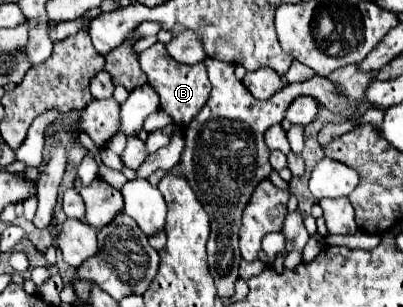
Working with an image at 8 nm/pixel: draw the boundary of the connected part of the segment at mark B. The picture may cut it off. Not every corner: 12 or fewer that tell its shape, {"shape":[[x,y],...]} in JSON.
{"shape":[[163,43],[139,55],[141,69],[179,127],[211,93],[205,65],[177,63]]}

